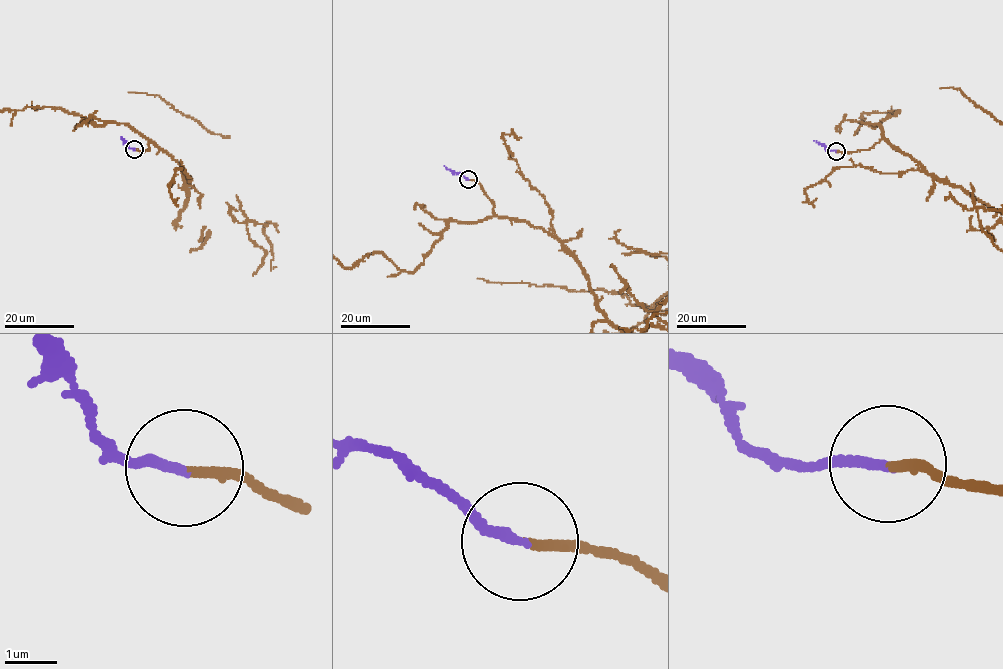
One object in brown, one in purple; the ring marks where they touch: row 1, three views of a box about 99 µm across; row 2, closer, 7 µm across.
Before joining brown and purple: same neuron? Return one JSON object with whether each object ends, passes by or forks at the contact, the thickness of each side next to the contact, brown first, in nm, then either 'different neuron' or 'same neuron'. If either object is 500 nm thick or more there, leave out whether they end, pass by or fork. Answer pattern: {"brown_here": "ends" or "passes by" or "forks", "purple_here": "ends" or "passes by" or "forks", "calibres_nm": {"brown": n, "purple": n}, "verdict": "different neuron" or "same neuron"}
{"brown_here": "ends", "purple_here": "ends", "calibres_nm": {"brown": 170, "purple": 170}, "verdict": "same neuron"}

